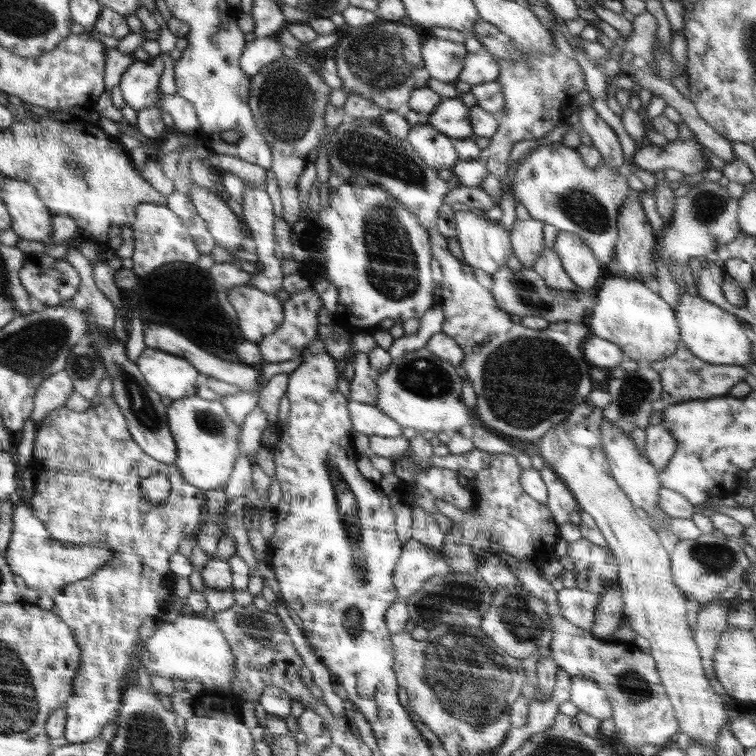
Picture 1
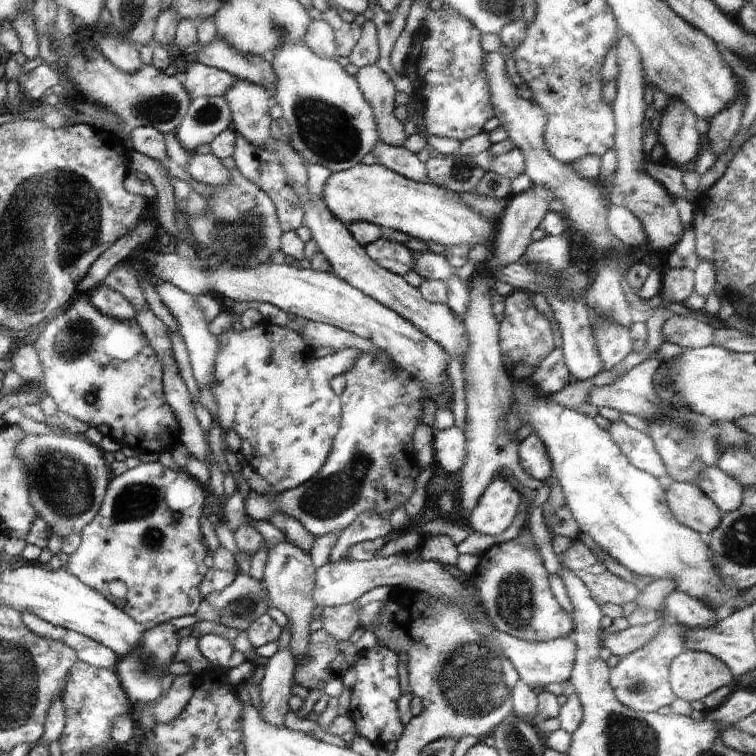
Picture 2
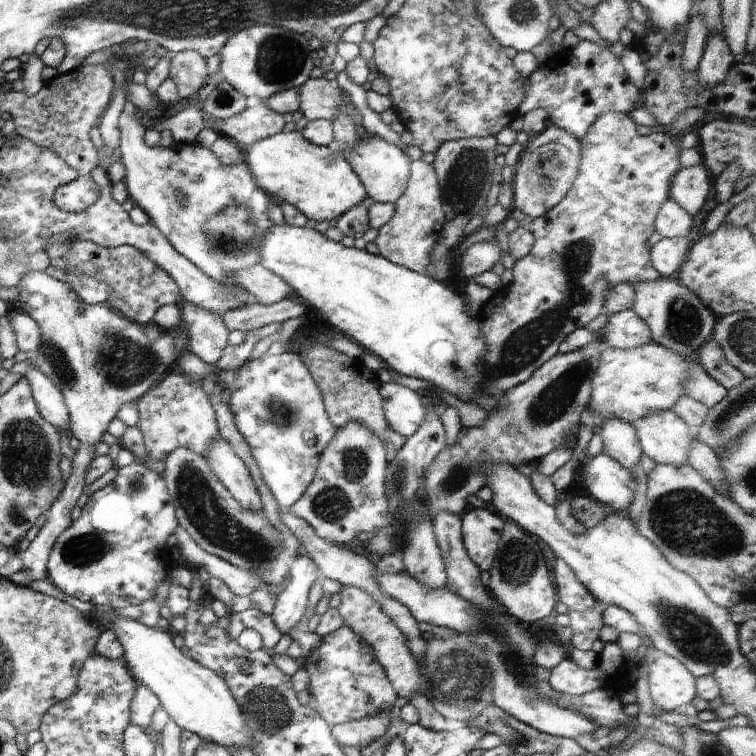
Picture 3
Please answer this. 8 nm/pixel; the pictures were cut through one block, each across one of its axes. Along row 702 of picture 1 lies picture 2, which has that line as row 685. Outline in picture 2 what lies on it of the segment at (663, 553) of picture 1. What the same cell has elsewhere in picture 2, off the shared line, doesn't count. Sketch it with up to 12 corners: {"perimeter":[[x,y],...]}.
{"perimeter":[[685,649],[669,682],[692,704],[735,681],[724,662]]}

